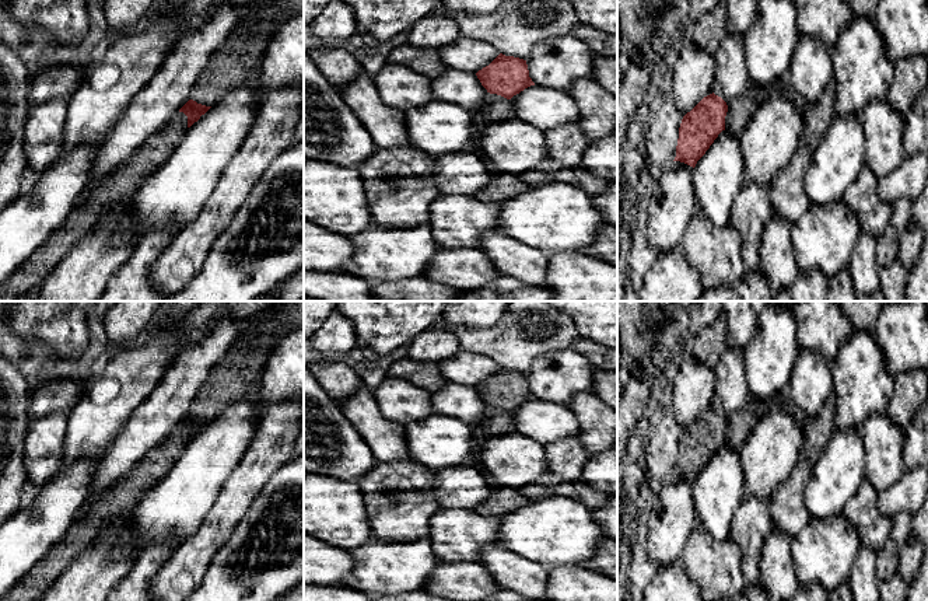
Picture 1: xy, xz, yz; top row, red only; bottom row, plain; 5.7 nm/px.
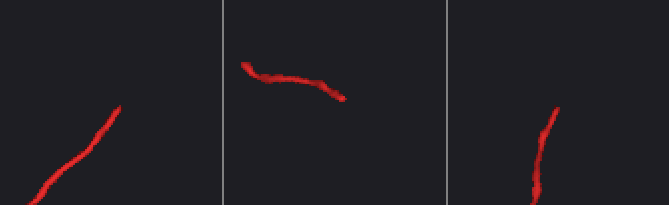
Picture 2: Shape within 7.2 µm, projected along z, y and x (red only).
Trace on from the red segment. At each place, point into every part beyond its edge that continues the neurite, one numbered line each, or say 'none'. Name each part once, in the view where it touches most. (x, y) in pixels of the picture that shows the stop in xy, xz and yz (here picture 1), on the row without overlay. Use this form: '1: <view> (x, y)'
1: xy (235, 377)

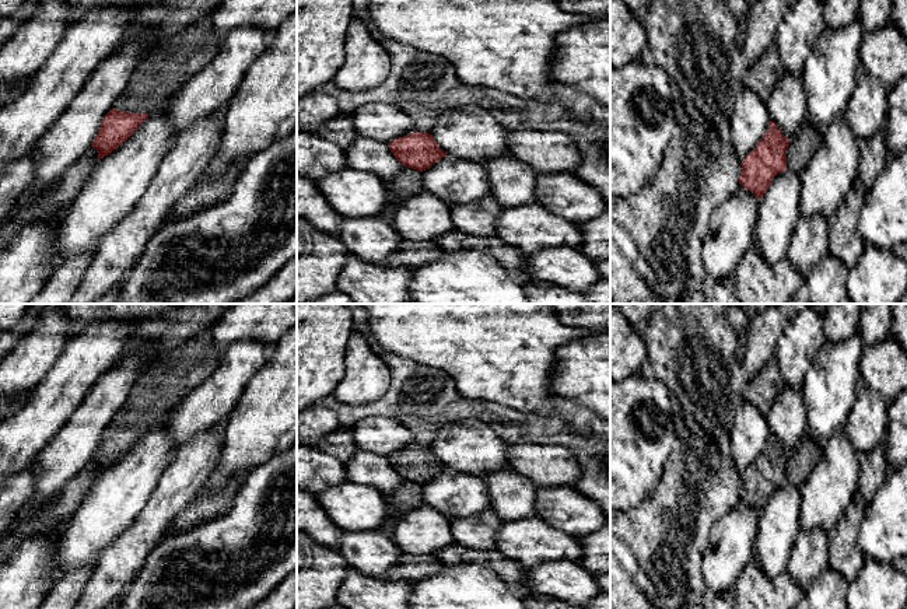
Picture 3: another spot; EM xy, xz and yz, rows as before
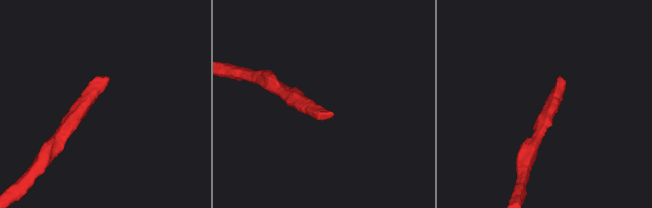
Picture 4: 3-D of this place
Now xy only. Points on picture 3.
1: xy (168, 380)

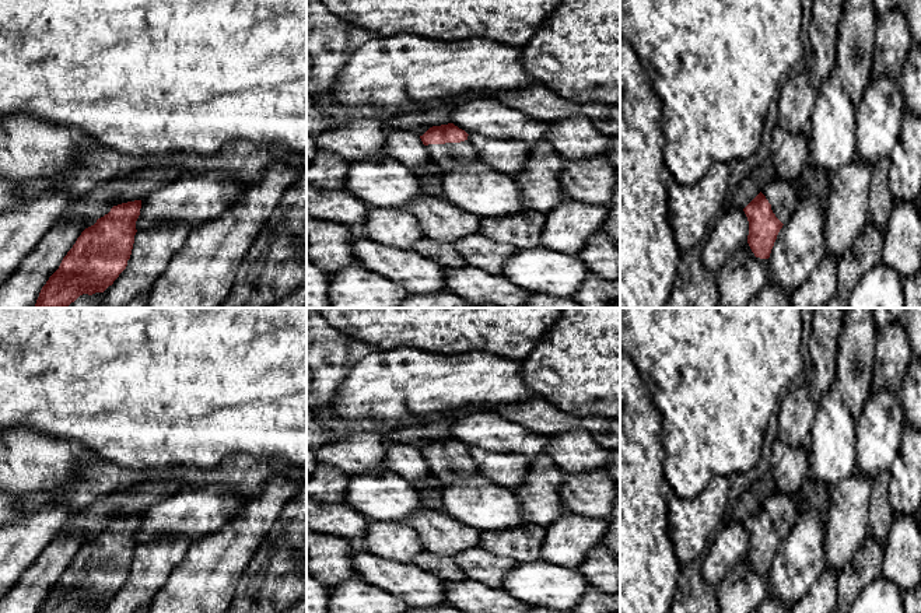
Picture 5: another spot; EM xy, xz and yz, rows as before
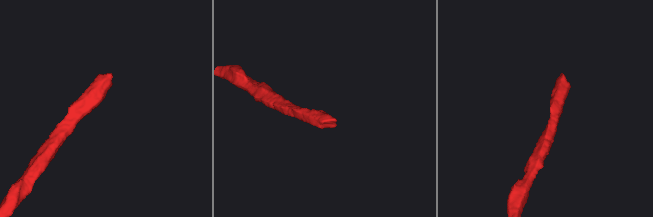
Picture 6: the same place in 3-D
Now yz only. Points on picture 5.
1: yz (781, 508)

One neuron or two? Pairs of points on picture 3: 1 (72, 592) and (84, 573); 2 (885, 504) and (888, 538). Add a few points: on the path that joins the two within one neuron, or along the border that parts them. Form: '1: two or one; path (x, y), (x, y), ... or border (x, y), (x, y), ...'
1: one; path (72, 588), (80, 577)
2: one; path (888, 513), (888, 529)

